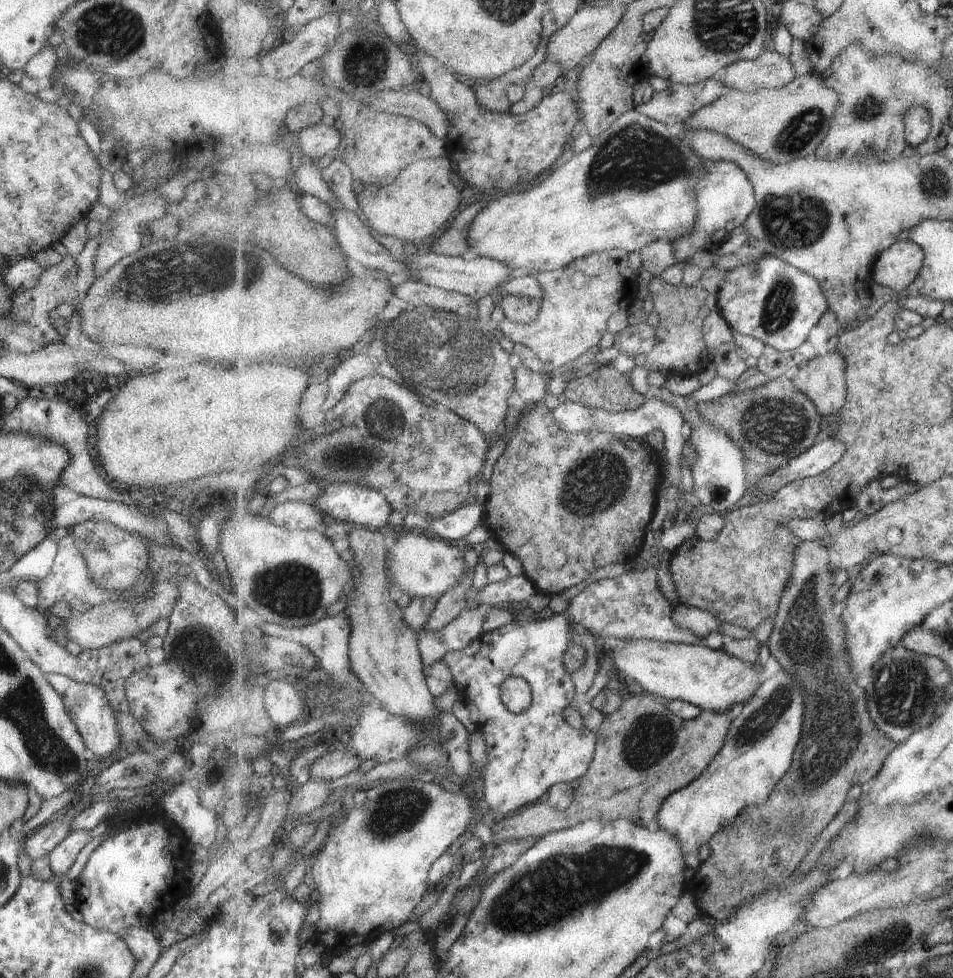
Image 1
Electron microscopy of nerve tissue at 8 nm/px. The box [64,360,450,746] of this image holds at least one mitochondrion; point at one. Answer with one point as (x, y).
(295, 592)

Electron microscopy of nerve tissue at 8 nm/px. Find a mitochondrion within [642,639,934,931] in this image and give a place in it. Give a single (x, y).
(759, 724)

